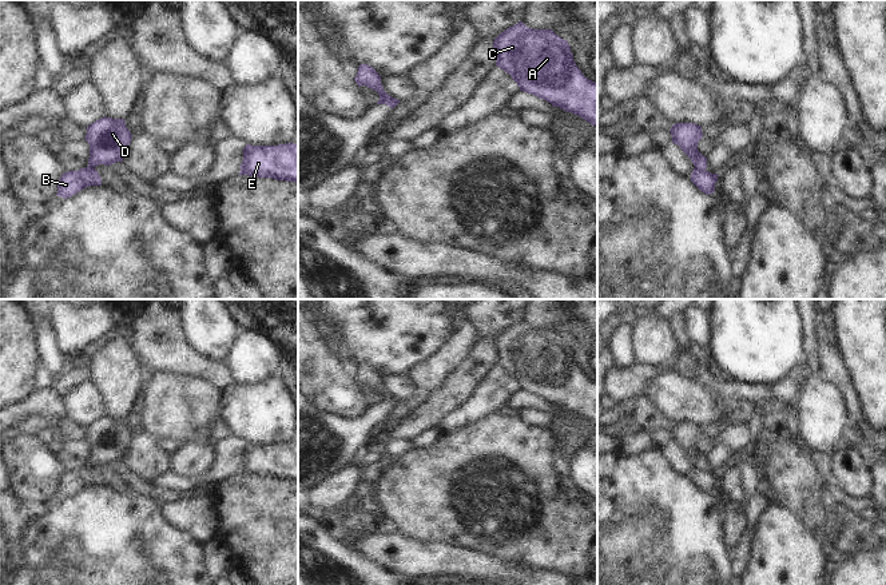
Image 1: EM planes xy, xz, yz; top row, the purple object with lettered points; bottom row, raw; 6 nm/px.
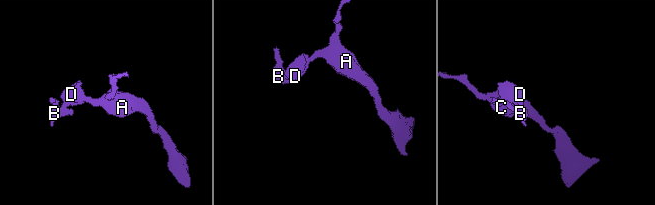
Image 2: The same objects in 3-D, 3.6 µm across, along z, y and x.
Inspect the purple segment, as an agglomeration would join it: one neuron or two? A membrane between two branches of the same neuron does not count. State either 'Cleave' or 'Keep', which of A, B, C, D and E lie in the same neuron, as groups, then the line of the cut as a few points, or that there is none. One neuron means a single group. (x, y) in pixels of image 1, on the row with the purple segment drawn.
Cleave. Groups: A C D E / B. Split along yz (695, 167), (704, 170).

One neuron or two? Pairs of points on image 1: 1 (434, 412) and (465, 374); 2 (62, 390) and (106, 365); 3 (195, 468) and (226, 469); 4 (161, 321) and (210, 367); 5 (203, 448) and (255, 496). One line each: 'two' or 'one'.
1: one
2: two
3: two
4: one
5: two

